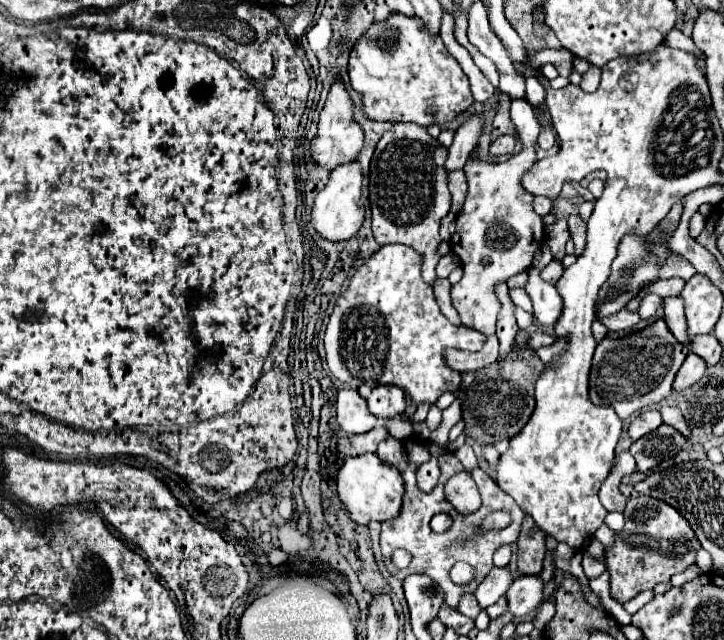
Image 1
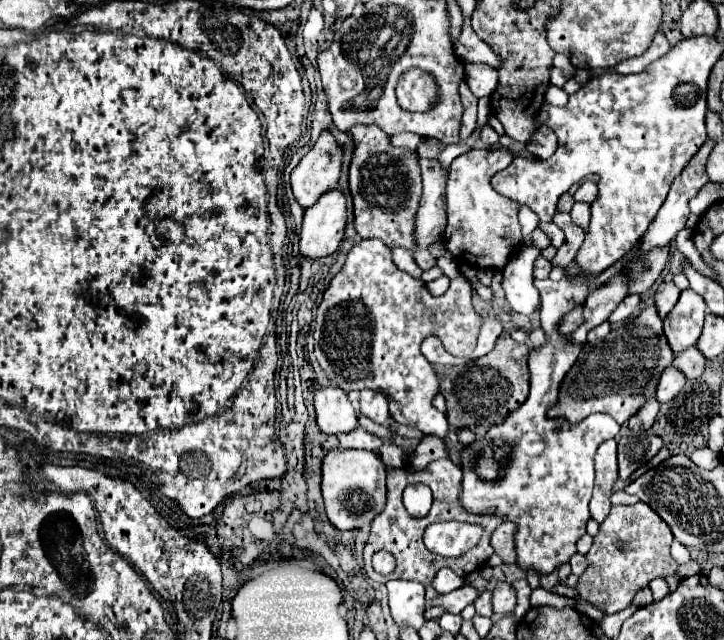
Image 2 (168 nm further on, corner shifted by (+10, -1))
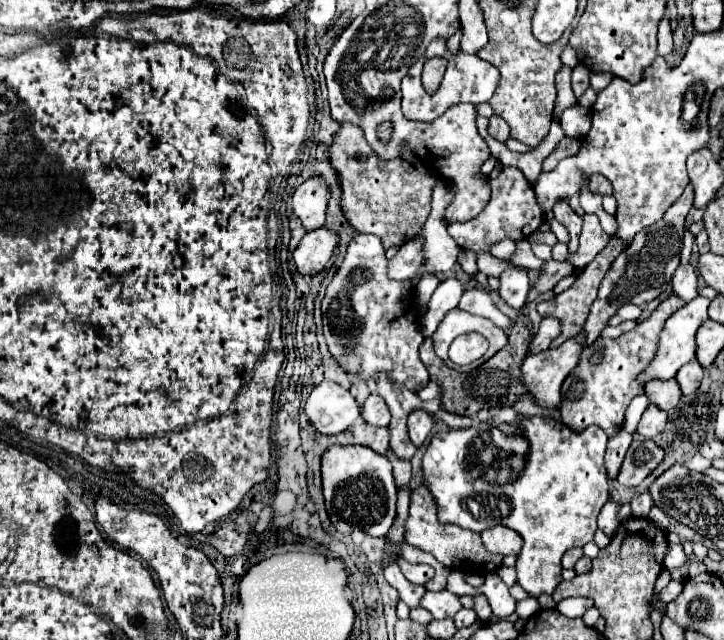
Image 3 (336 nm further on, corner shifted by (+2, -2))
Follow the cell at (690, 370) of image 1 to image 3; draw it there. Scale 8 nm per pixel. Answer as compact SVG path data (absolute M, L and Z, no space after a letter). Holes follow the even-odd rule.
M676 378L652 380L644 386L644 390L646 390L646 396L650 398L650 402L656 404L658 408L662 408L662 410L674 408L682 398L682 392L680 392L680 386L678 386Z

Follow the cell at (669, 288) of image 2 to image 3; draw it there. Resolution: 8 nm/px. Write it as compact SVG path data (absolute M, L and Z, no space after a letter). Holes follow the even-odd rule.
M690 264L688 266L678 266L678 270L672 278L672 288L674 288L674 296L680 298L682 302L690 302L692 298L698 296L696 272Z

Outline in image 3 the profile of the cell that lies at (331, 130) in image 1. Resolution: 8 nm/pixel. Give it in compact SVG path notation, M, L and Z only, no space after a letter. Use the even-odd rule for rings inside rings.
M312 176L296 188L292 196L292 208L306 230L316 230L324 224L328 198L330 190L322 176Z

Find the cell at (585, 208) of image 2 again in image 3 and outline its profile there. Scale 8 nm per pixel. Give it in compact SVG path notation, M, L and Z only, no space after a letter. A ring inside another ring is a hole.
M584 214L584 228L580 234L580 248L572 256L576 268L584 268L588 262L594 260L598 252L602 252L608 244L610 236L600 228L596 214Z

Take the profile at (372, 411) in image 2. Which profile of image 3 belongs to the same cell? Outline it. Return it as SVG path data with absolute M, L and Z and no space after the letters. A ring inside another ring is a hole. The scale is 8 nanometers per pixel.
M376 392L366 398L364 408L362 408L362 416L372 426L388 426L388 422L390 422L390 410L388 410L384 398Z

